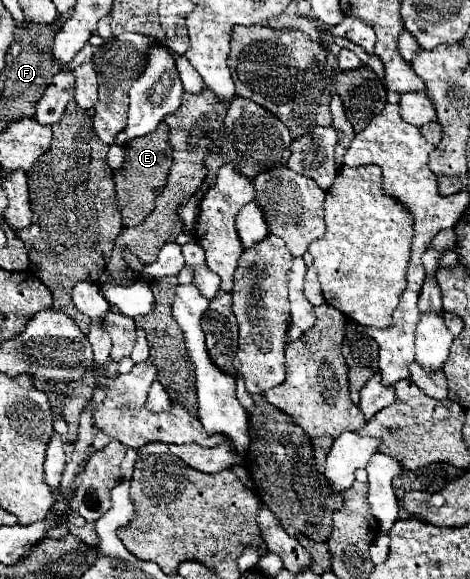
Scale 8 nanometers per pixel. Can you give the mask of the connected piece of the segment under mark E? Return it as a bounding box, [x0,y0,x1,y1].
[114,121,172,227]

